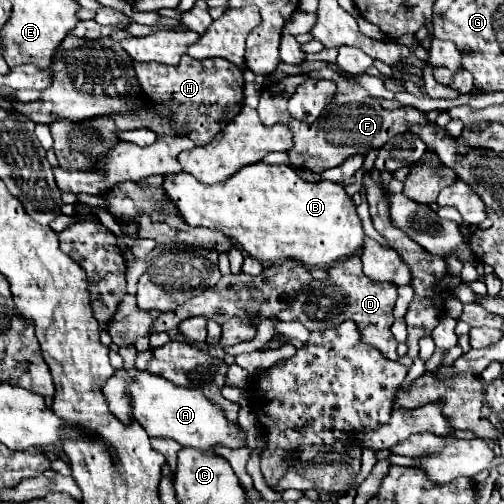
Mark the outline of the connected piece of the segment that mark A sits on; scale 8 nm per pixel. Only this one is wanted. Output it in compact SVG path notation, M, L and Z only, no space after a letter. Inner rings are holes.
M120 368L108 378L104 384L104 396L108 406L120 422L136 420L148 436L162 436L172 438L180 446L192 446L202 450L215 449L217 446L228 448L242 448L244 446L244 432L238 424L230 424L222 410L210 404L200 390L188 390L180 386L172 386L164 378L156 378L156 374L148 374L148 370L138 368Z

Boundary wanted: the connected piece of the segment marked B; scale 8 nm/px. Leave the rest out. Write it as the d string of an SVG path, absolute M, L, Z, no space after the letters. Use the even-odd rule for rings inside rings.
M256 162L238 170L232 178L220 184L202 184L194 176L180 172L166 176L164 180L166 194L178 204L182 218L190 226L206 226L224 232L228 238L238 242L246 254L254 256L260 262L276 262L284 258L302 260L306 266L330 266L338 260L350 258L364 246L364 228L362 220L356 214L354 200L346 194L342 184L320 180L320 182L306 182L298 176L298 172L286 164L270 166L264 162Z

